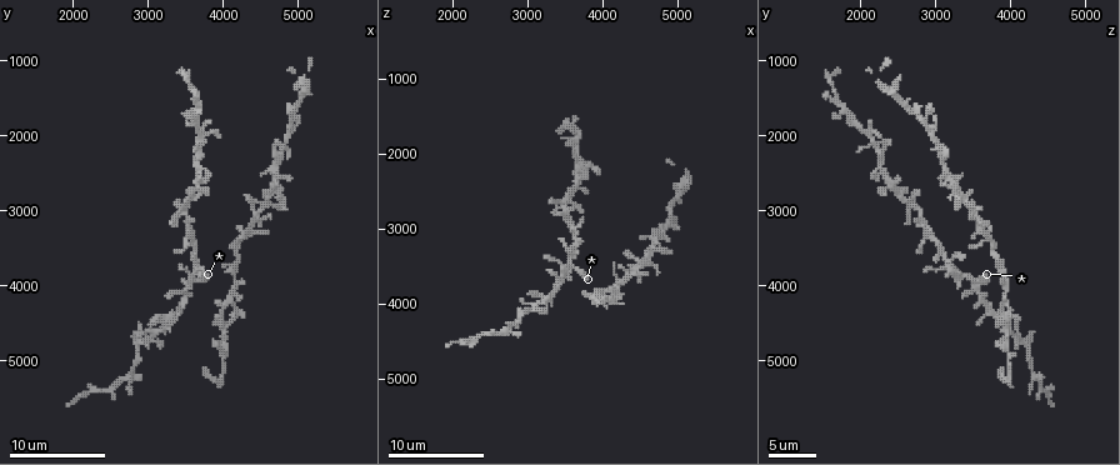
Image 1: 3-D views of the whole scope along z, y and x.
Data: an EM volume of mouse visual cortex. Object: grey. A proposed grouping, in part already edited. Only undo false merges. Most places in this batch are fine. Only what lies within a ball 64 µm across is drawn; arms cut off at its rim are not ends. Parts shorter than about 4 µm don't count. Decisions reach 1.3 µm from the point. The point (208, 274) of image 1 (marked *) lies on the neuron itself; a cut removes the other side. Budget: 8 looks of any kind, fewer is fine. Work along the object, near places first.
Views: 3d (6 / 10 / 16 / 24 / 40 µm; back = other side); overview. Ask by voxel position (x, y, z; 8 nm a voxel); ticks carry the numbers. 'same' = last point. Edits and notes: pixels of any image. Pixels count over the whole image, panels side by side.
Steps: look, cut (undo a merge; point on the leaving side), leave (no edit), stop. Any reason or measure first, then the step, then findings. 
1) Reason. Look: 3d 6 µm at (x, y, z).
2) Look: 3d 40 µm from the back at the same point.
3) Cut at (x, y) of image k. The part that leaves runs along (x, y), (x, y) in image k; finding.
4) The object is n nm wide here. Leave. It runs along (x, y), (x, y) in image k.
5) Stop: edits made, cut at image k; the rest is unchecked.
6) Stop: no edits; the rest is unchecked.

Three-way junction. Look: 3d 10 µm at (4200, 3700, 3900).

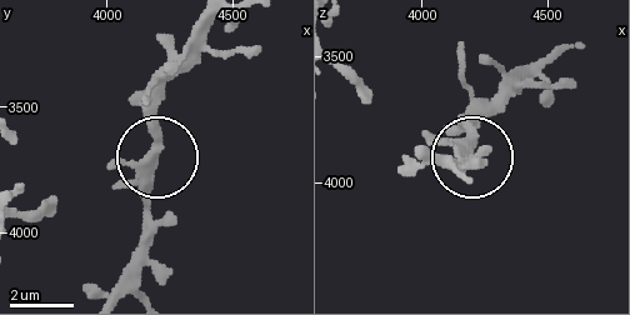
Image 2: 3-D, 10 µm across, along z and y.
Leave. Continuous, no second neuron.

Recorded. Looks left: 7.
Looks like a crossing. Look: 3d 16 µm at (3600, 3950, 3450).

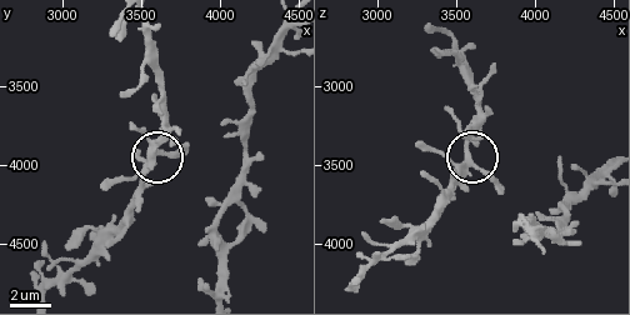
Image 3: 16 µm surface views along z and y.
Closer look. Look: 3d 6 µm at the same point.

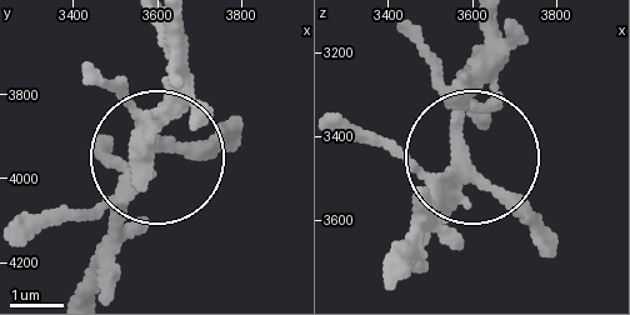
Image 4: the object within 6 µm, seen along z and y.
The side arm is 23 µm long. Leave. One neuron here.

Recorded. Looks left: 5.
Sudden change in width. Look: 3d 10 µm at (3250, 4500, 3950).

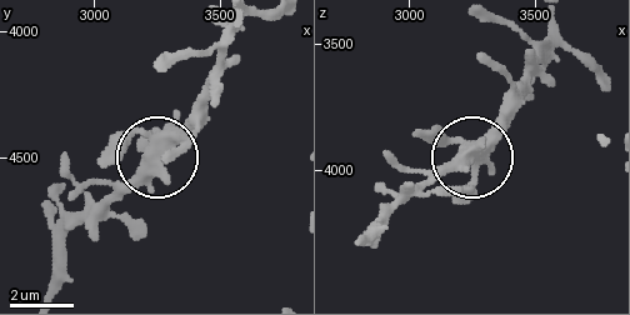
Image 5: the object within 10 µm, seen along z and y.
Closer look. Look: 3d 6 µm at (3200, 4520, 3950).

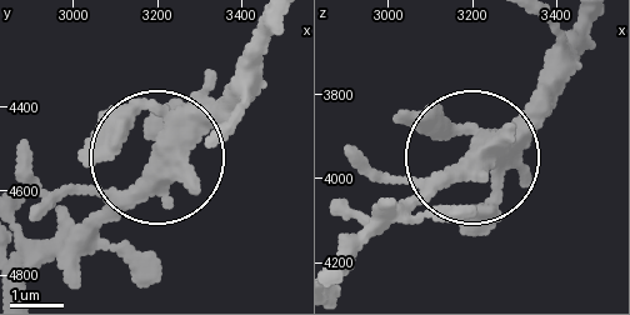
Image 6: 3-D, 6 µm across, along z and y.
The object is 390 nm wide here. Leave. One neuron here.

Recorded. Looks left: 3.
Narrows sharply. Look: 3d 16 µm at (4150, 4350, 3950).

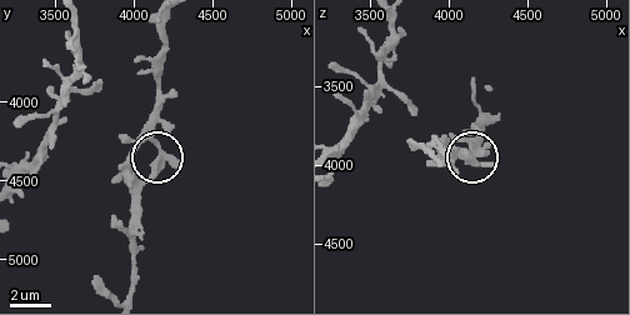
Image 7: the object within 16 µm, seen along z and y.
The object is 260 nm wide here. Leave. Continuous, no second neuron.

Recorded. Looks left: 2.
Stop: no edits; the rest is unchecked.

